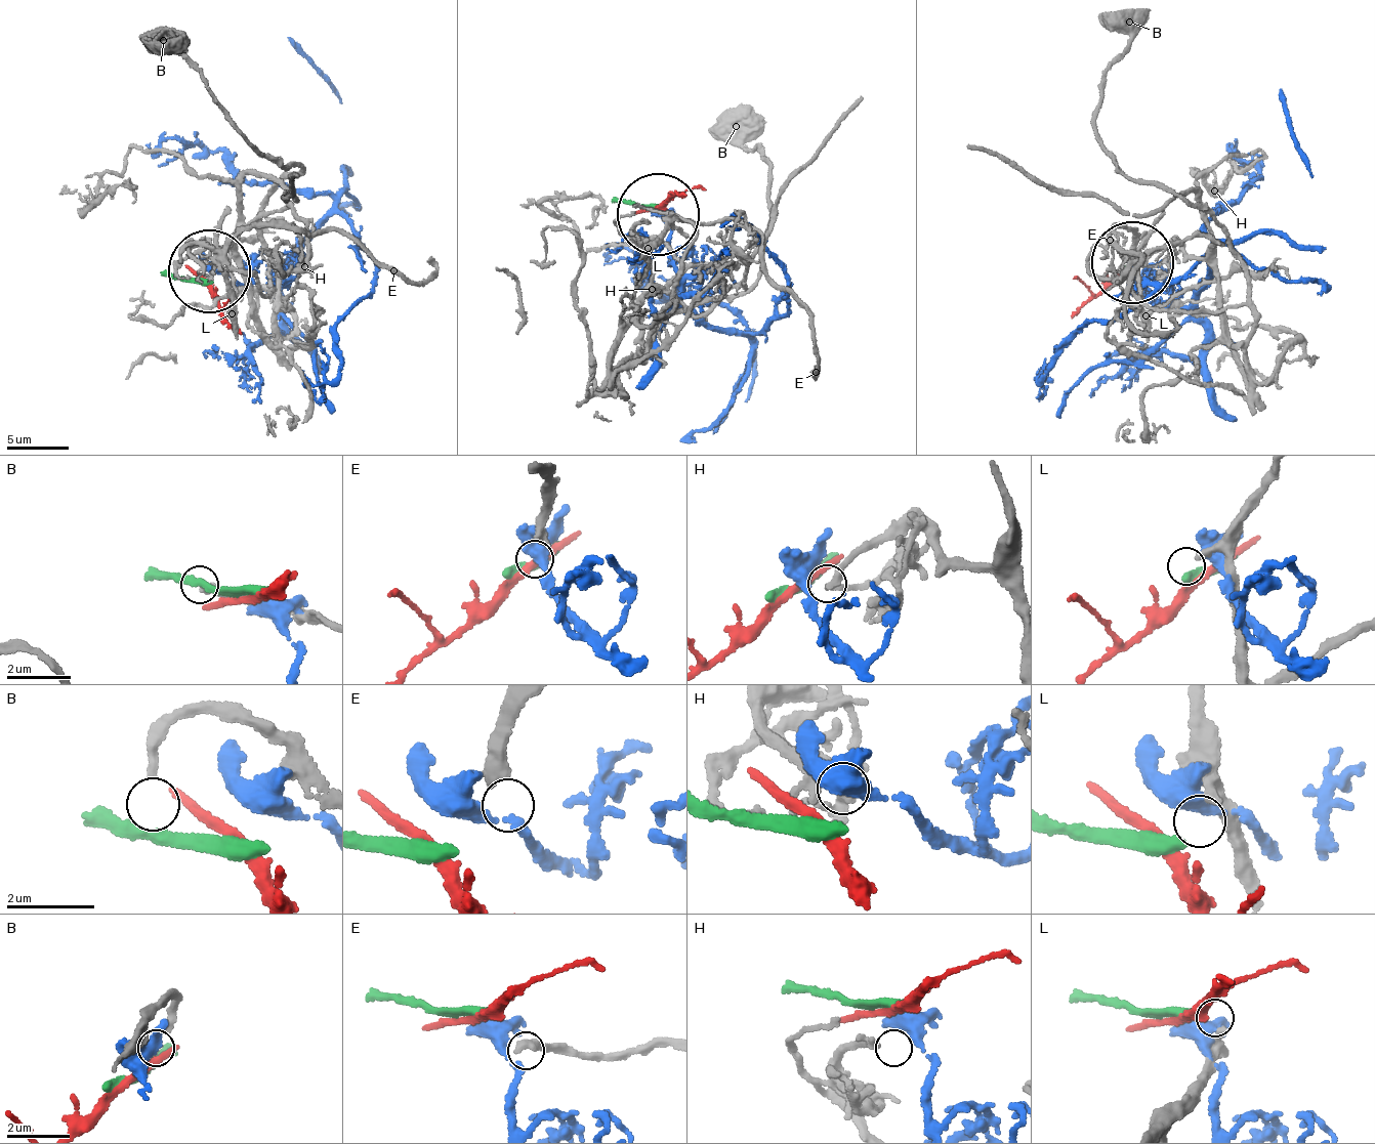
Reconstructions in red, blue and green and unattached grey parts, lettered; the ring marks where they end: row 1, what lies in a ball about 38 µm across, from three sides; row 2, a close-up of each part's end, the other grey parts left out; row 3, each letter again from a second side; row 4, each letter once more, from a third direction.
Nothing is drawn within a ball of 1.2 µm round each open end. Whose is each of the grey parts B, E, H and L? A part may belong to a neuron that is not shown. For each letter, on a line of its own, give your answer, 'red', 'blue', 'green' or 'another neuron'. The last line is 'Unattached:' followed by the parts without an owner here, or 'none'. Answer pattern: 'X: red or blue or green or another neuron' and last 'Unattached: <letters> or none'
B: another neuron
E: another neuron
H: another neuron
L: green
Unattached: B, E, H

